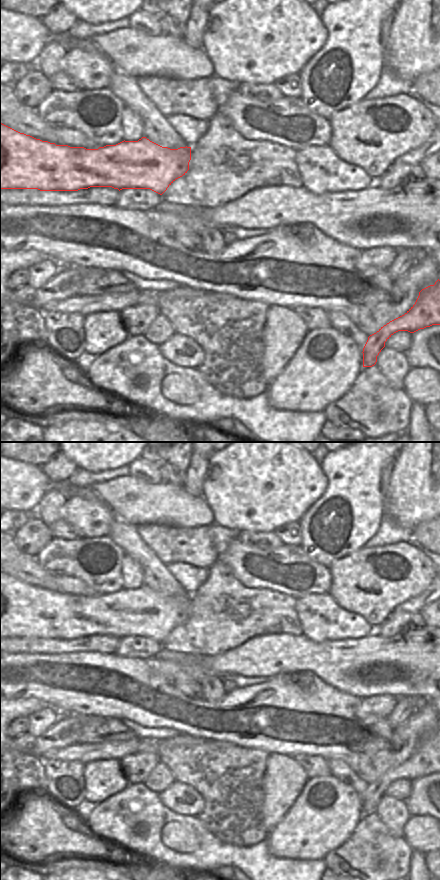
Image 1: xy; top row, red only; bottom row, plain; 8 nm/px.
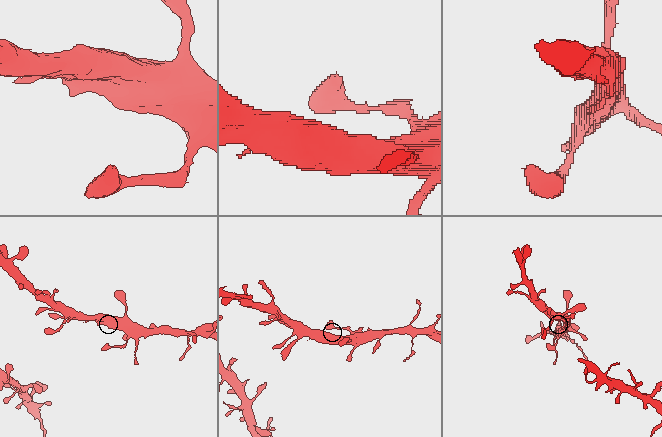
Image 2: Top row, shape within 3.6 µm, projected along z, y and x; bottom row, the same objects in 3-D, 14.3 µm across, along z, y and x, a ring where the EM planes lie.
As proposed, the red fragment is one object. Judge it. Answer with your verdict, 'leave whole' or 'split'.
leave whole

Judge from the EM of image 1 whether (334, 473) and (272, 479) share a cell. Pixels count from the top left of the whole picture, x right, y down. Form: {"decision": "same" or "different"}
{"decision": "different"}

